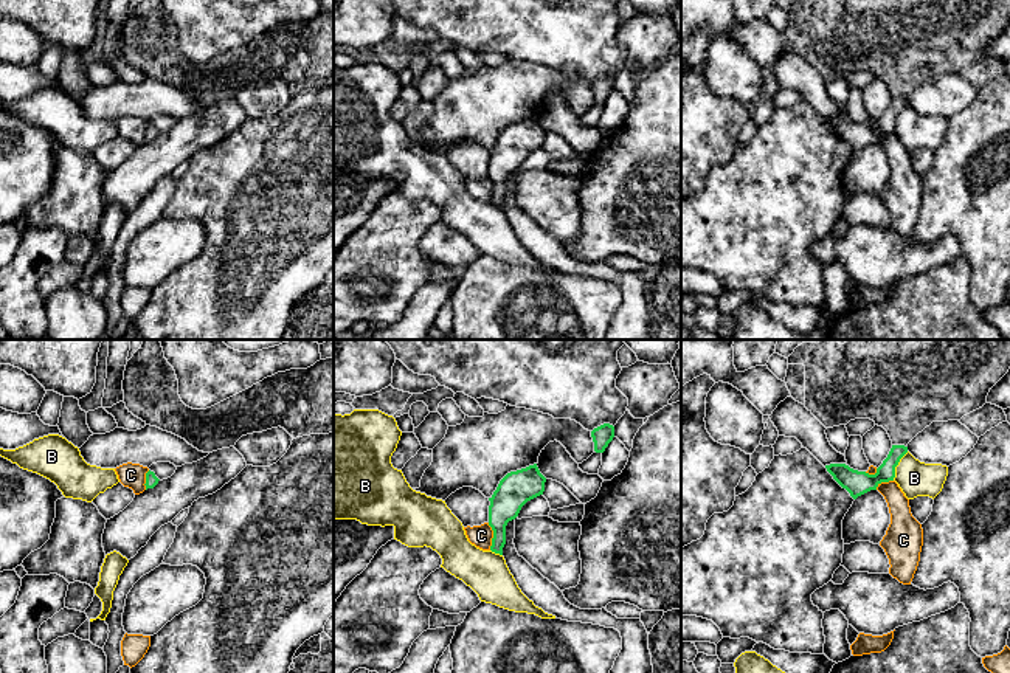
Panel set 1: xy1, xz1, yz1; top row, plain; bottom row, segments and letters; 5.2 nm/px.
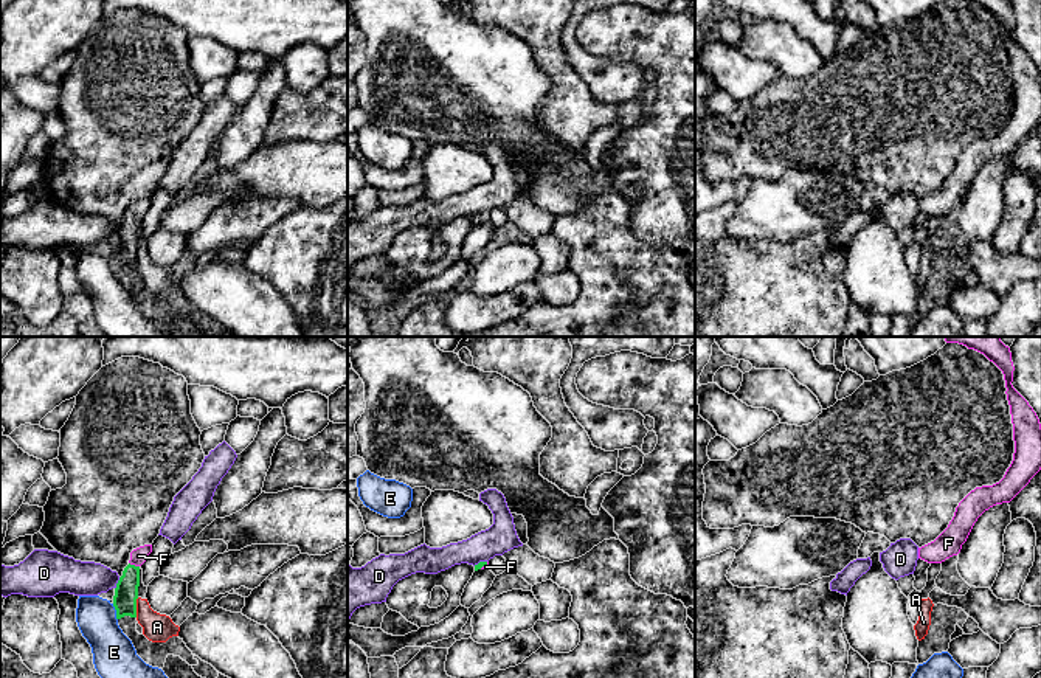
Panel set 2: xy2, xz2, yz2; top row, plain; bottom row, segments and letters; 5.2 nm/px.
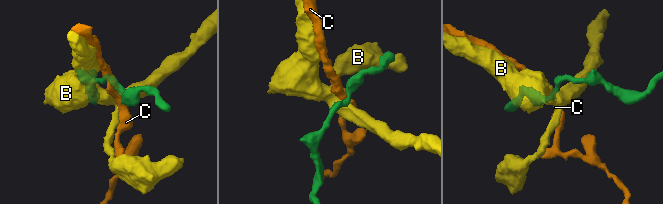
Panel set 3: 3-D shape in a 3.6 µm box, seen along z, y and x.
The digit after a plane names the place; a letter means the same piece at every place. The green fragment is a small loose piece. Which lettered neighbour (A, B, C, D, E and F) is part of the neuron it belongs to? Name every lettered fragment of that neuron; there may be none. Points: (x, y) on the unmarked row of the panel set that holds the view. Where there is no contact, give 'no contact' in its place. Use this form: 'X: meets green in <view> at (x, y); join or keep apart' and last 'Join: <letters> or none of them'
A: meets green in xy2 at (135, 259); keep apart
B: meets green in yz1 at (897, 117); keep apart
C: meets green in xz1 at (494, 189); keep apart
D: meets green in xy2 at (117, 236); keep apart
E: meets green in xy2 at (117, 264); keep apart
F: meets green in xy2 at (134, 217); join
Join: F

